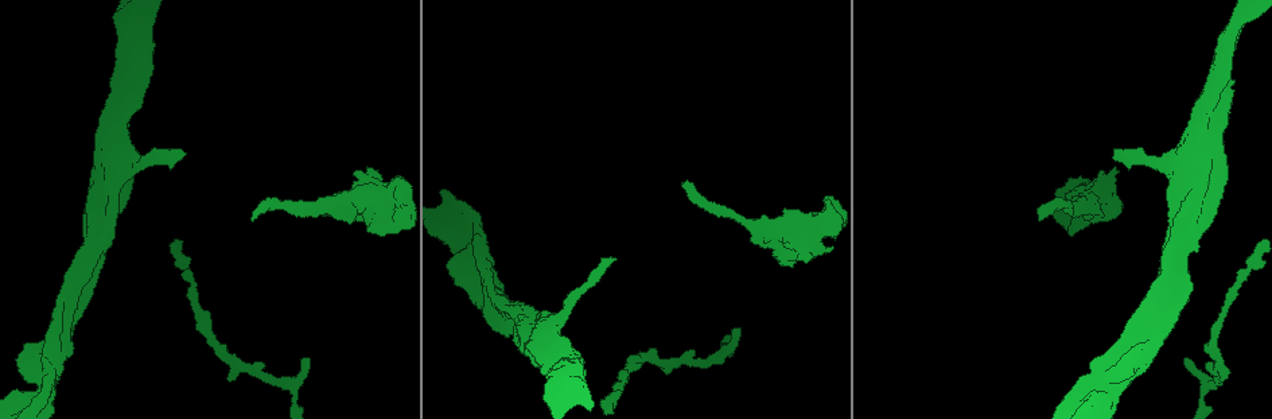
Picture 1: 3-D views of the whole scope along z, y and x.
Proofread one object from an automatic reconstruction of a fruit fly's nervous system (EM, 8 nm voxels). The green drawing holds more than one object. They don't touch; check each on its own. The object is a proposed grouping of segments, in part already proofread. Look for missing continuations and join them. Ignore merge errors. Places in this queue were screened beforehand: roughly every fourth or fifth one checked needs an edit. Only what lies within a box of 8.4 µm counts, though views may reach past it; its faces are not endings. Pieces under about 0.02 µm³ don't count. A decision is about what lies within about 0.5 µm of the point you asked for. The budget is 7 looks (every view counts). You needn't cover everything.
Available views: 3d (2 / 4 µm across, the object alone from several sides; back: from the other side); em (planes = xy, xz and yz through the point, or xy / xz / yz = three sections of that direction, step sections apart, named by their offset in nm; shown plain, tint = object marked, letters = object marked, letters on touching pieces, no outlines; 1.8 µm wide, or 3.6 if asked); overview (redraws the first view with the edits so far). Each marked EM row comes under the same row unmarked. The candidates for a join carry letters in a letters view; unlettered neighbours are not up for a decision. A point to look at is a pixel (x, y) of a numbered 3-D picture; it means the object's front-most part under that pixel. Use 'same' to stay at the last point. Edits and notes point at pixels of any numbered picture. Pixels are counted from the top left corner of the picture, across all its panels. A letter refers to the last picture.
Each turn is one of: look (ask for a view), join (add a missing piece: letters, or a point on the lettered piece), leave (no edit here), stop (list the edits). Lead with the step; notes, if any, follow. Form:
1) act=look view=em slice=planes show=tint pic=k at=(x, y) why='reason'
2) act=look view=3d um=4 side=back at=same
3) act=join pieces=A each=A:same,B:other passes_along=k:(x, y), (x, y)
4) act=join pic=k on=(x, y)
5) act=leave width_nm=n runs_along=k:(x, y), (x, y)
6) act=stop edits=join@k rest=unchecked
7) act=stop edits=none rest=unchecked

act=look view=em slice=yz step=8 show=tint pic=1 at=(181, 155) why='thin end'

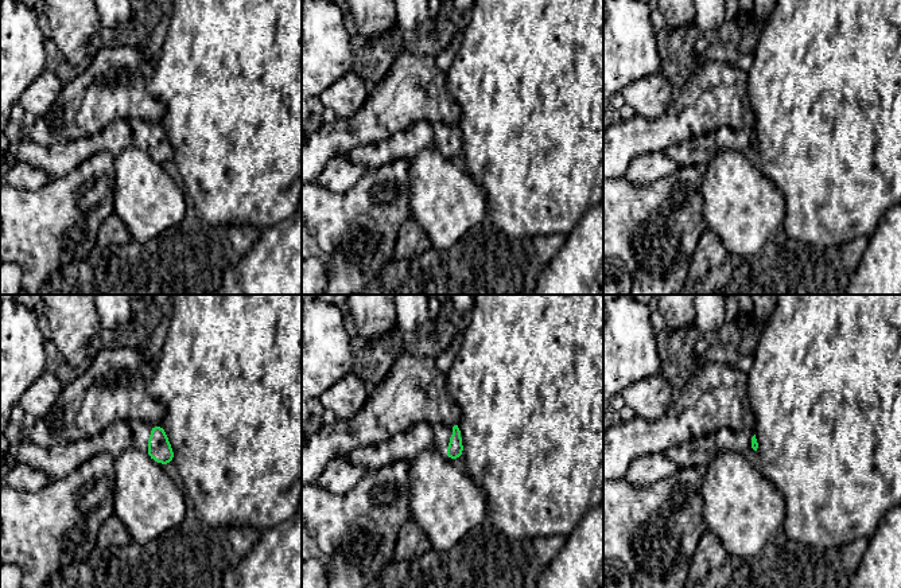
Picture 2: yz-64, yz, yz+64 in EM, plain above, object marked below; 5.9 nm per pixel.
act=look view=em slice=yz step=8 show=letters at=same

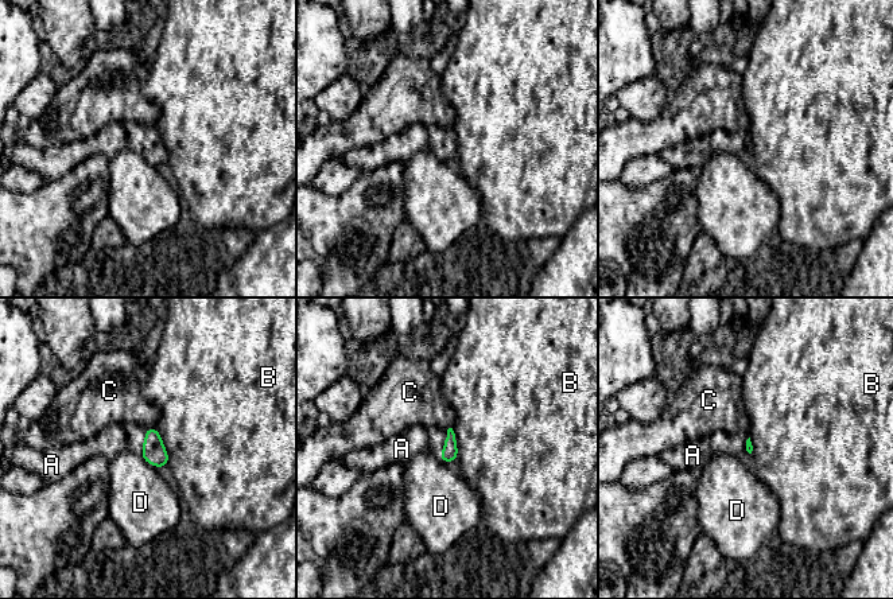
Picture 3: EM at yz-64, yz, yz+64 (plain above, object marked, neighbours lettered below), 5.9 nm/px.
act=join pieces=A each=A:same,B:other,C:other,D:other passes_along=3:(450, 452), (445, 443), (403, 447) found='it goes on there'

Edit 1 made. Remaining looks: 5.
act=look view=em um=3.6 slice=planes show=letters pic=1 at=(389, 231) why='stops while still wide'

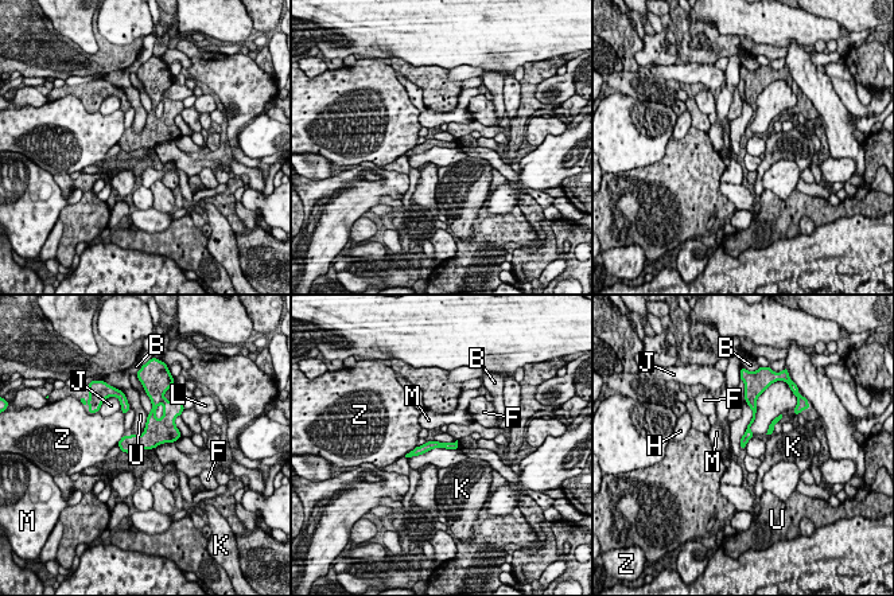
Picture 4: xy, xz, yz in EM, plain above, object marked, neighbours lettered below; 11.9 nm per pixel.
act=leave each=B:other,F:other,H:other,J:other,K:other,L:other,M:other,U:other,Z:other border=4:(746, 401), (751, 420), (741, 450) found='no lettered piece goes on from it'

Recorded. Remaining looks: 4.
act=look view=em slice=planes show=letters pic=1 at=(304, 360) why='thin end'

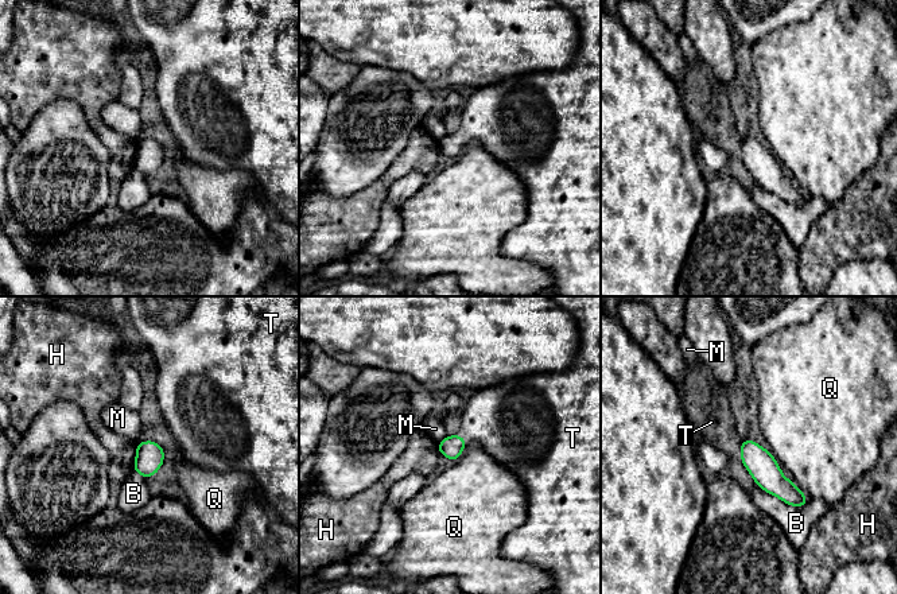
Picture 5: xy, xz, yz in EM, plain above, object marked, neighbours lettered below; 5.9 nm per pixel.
act=join pieces=T width_nm=140 longest_contact=B:320nm each=B:other,H:other,M:other,Q:other,T:same found='it goes on there'

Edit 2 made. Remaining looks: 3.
act=stop edits=join@3,join@5 rest=unchecked

